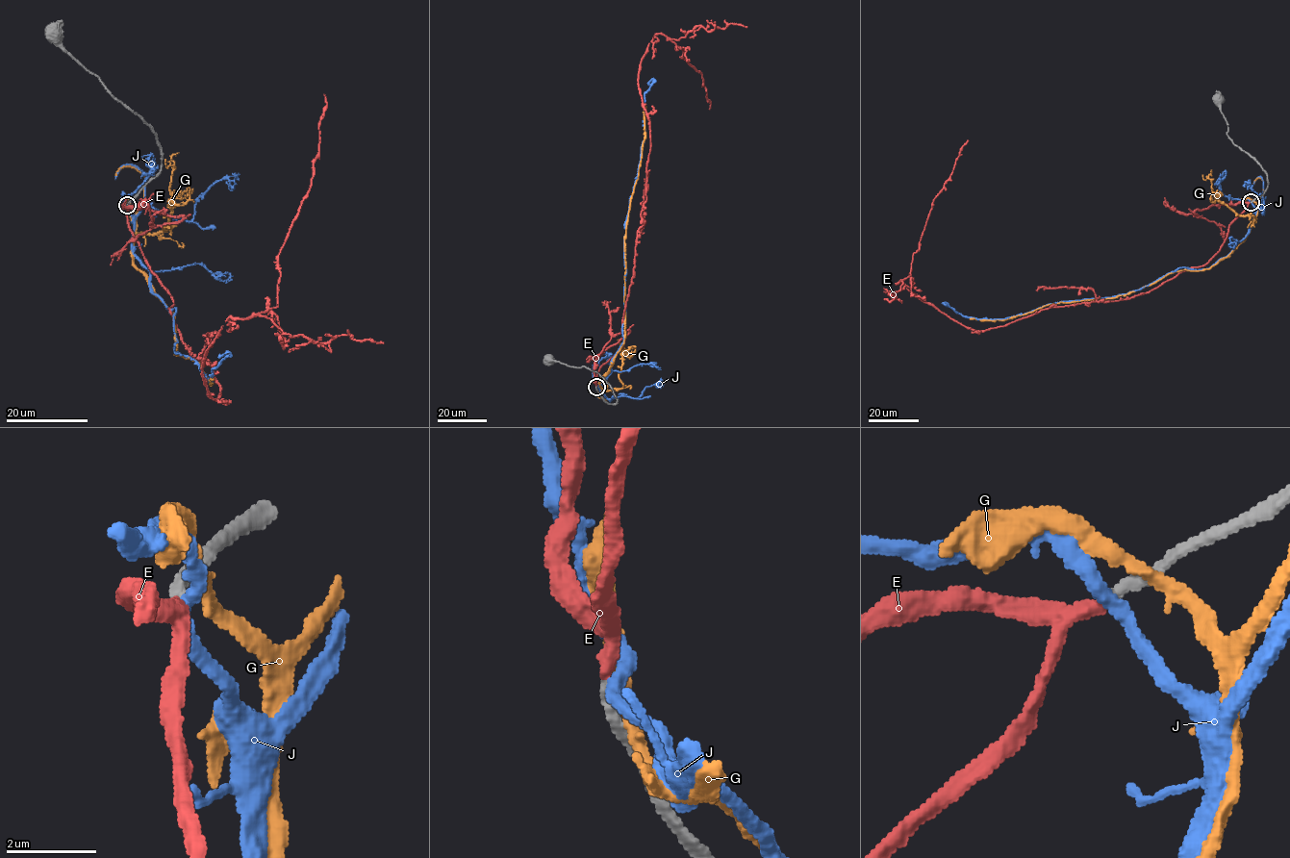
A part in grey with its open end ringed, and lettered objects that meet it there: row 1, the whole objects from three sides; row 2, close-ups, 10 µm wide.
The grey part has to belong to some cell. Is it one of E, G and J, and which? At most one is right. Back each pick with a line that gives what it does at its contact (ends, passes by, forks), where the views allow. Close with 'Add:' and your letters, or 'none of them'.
E: It ends there
Add: E

